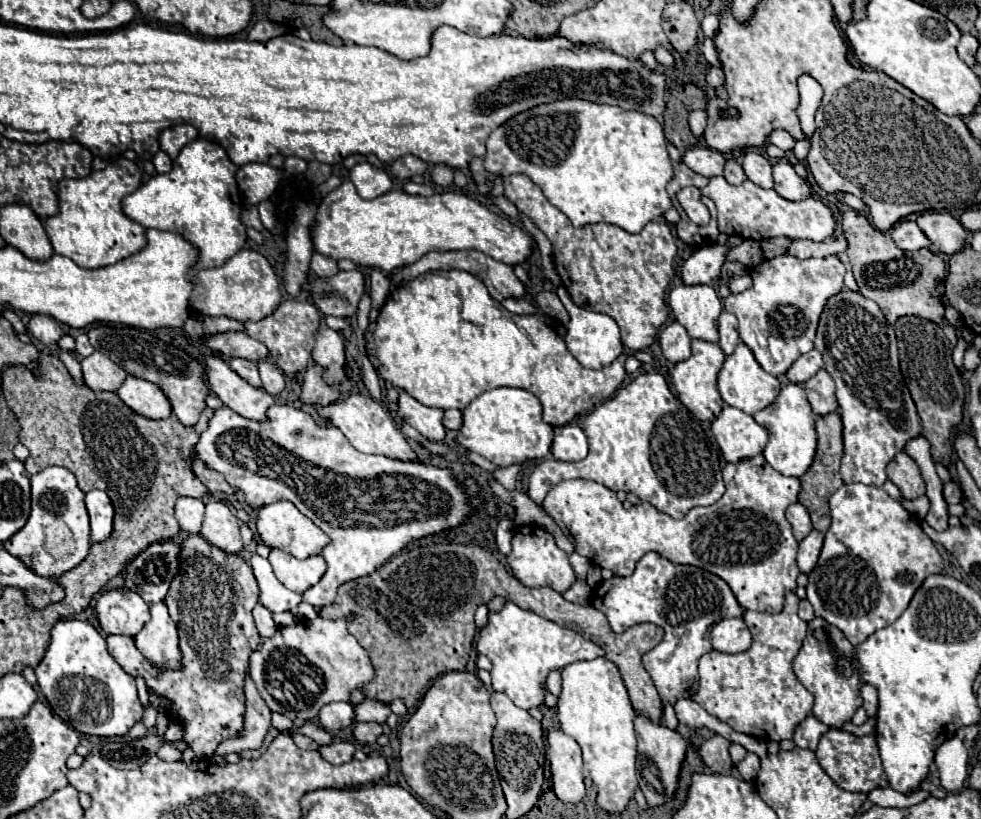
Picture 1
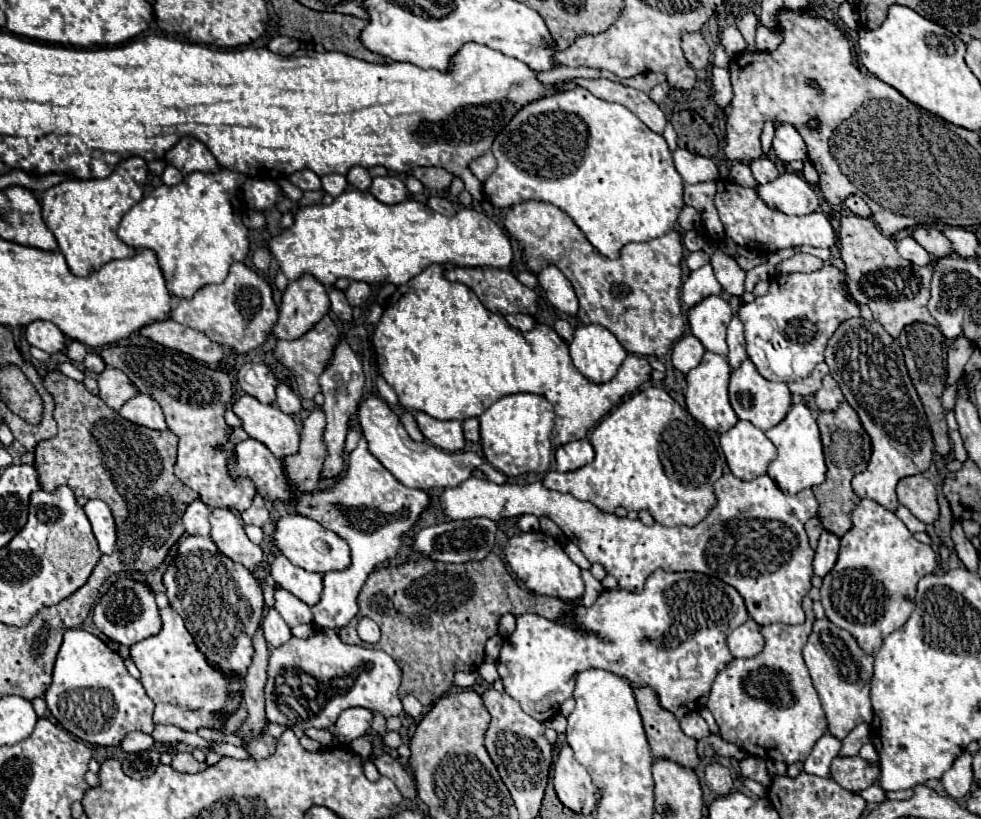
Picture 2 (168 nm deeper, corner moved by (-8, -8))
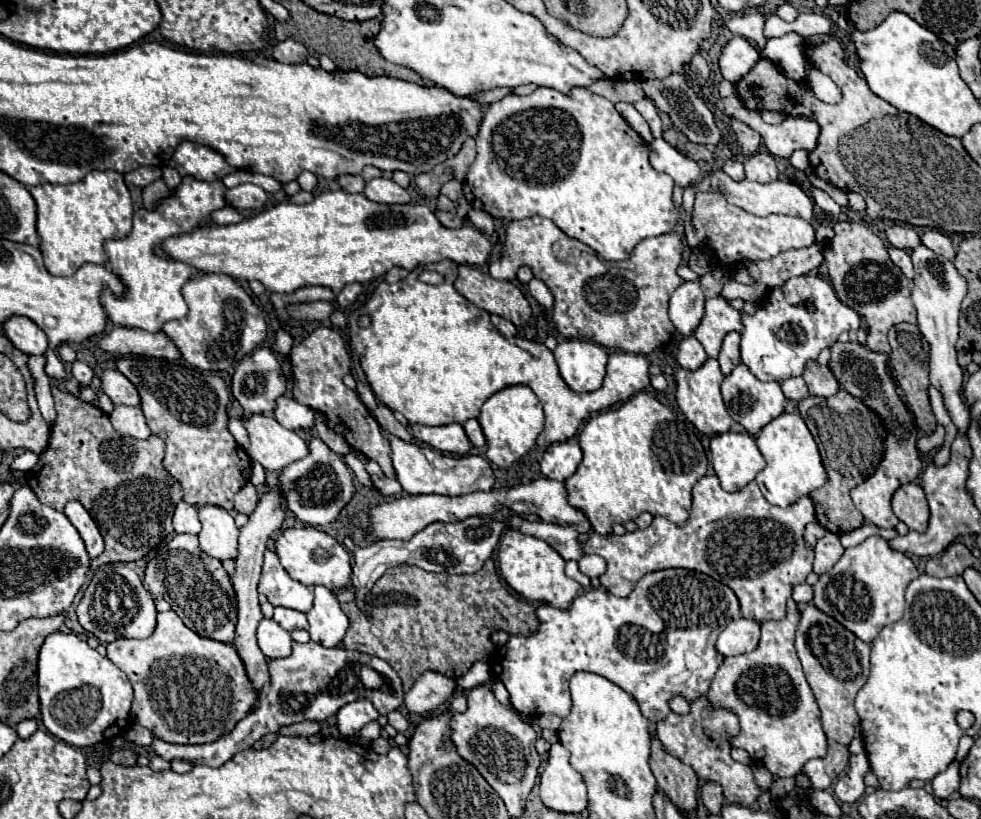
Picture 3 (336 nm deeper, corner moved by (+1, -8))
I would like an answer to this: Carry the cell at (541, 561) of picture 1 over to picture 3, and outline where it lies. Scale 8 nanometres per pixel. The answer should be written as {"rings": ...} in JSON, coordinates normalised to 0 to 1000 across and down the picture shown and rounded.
{"rings":[[[517,648],[509,665],[509,695],[521,719],[525,719],[537,734],[551,734],[566,744],[578,744],[594,717],[576,702],[576,683],[554,658],[533,653],[529,648]]]}

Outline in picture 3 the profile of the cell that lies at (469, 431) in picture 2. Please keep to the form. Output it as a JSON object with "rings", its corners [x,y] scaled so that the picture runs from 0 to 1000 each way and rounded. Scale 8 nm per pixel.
{"rings":[[[478,512],[472,521],[474,521],[474,529],[476,529],[478,538],[484,546],[492,546],[494,543],[494,531],[492,531],[492,524],[490,524],[490,519],[488,519],[486,512]]]}

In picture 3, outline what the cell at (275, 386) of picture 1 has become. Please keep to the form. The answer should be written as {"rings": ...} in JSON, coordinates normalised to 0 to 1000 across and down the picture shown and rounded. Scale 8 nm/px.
{"rings":[[[291,482],[282,487],[282,499],[280,499],[278,507],[280,507],[280,512],[282,512],[288,521],[293,521],[293,524],[297,524],[297,526],[315,524],[315,521],[321,519],[321,507],[319,507],[319,502],[317,502],[315,497],[303,492],[301,487],[291,485]]]}

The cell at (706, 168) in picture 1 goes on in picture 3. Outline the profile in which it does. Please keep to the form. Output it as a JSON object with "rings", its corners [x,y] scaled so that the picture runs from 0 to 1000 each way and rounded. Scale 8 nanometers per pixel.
{"rings":[[[676,167],[666,170],[662,175],[664,189],[662,189],[662,199],[666,201],[668,209],[676,209],[680,214],[686,216],[686,221],[690,226],[694,226],[696,231],[708,221],[713,221],[715,209],[710,204],[710,199],[698,189],[694,189],[688,179],[684,179]]]}

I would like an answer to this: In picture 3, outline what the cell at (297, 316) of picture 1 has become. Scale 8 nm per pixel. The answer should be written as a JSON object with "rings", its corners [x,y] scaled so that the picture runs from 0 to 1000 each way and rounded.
{"rings":[[[323,399],[311,414],[301,416],[301,421],[295,431],[295,438],[297,438],[299,451],[303,453],[303,463],[301,463],[301,473],[299,473],[299,487],[303,492],[319,499],[319,502],[329,504],[335,524],[339,524],[344,531],[348,531],[356,541],[356,546],[360,546],[362,551],[370,553],[372,558],[384,563],[388,575],[394,582],[403,585],[401,568],[397,563],[397,538],[392,538],[384,512],[368,492],[364,480],[350,468],[350,458],[356,455],[358,438],[356,438],[356,431],[352,426],[348,409],[341,402]]]}

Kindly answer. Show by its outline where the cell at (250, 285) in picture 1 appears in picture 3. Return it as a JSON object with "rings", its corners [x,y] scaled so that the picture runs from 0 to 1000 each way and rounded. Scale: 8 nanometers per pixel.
{"rings":[[[205,336],[193,341],[185,353],[193,382],[187,389],[172,392],[166,407],[180,421],[185,436],[207,453],[227,453],[242,446],[270,414],[270,389],[250,353],[229,336]]]}

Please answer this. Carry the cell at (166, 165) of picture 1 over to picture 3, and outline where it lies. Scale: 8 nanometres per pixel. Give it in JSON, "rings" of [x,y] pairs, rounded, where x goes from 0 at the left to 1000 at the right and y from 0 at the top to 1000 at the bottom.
{"rings":[[[168,204],[168,206],[166,206],[166,221],[170,223],[172,231],[178,231],[178,228],[185,223],[185,214],[180,211],[180,206]]]}

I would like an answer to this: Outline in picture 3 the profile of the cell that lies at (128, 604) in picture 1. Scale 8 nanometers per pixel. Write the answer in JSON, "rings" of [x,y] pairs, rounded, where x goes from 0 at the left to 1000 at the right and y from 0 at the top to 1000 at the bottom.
{"rings":[[[127,687],[103,690],[95,700],[95,707],[89,714],[85,731],[81,734],[76,746],[83,766],[105,785],[117,783],[121,778],[150,780],[158,768],[158,751],[160,751],[154,724],[146,717],[142,702]]]}

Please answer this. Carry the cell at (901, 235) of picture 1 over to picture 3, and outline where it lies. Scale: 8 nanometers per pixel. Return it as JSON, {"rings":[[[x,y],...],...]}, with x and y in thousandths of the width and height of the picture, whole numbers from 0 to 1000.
{"rings":[[[906,302],[906,314],[908,314],[908,319],[923,333],[923,338],[931,341],[931,336],[933,336],[933,331],[931,331],[931,321],[929,321],[929,314],[927,314],[920,304]]]}

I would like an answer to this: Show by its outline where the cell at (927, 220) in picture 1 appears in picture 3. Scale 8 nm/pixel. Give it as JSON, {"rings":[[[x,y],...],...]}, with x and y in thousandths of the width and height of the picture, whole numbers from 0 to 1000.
{"rings":[[[908,275],[902,280],[902,289],[910,302],[916,304],[931,304],[937,299],[937,287],[929,277],[918,277],[918,275]]]}

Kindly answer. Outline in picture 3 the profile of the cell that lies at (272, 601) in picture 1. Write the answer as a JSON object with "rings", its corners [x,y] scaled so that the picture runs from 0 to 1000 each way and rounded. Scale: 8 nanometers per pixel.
{"rings":[[[280,741],[280,751],[278,751],[278,756],[280,756],[291,770],[295,770],[295,773],[297,773],[299,768],[313,768],[313,766],[315,766],[311,748],[301,746],[301,744]]]}

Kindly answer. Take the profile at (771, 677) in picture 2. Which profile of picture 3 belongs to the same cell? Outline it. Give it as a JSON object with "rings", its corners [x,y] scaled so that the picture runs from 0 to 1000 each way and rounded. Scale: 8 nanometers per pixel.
{"rings":[[[804,731],[802,753],[776,761],[774,790],[759,800],[739,802],[721,844],[727,863],[739,863],[755,878],[755,895],[745,902],[747,912],[755,912],[768,927],[774,927],[788,949],[810,949],[825,927],[843,919],[837,871],[808,790],[812,761],[812,736]]]}

